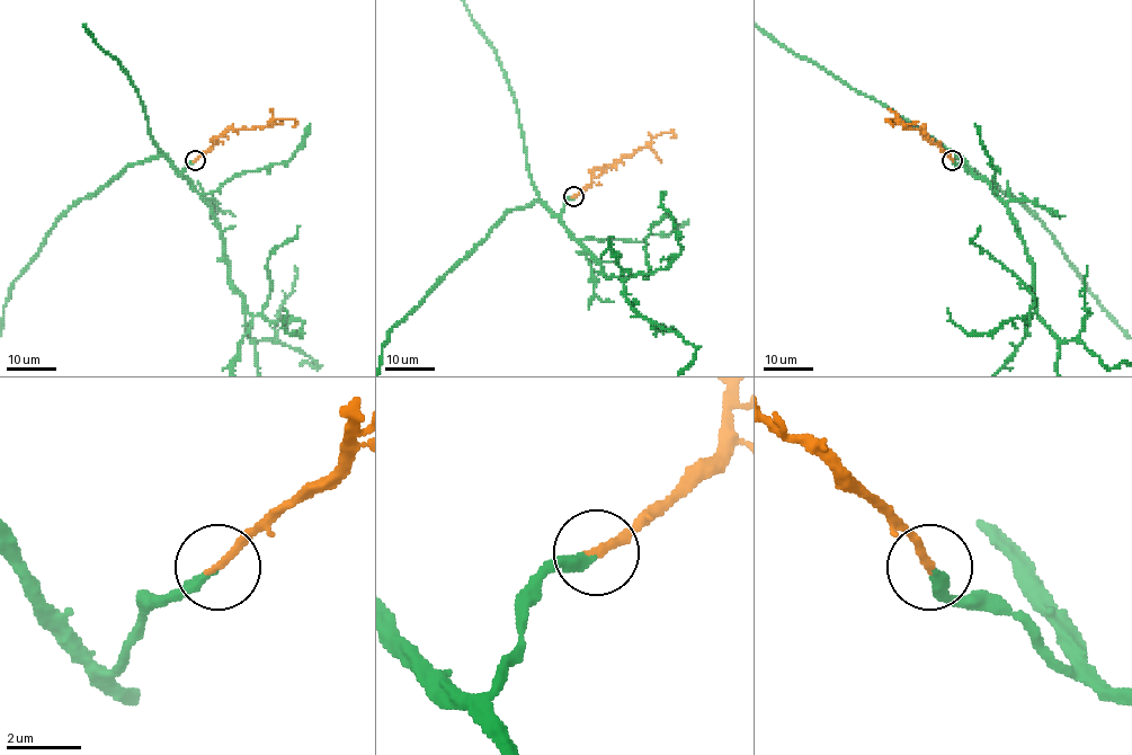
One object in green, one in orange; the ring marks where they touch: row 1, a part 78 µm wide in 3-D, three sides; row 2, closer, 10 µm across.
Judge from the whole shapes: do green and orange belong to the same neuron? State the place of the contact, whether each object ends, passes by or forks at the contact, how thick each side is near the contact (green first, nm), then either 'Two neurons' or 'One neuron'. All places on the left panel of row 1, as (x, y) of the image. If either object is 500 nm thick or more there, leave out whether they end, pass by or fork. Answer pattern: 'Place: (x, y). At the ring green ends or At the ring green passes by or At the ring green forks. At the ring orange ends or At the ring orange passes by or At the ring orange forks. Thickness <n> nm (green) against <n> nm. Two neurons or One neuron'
Place: (195, 160). At the ring green ends. At the ring orange ends. Thickness 240 nm (green) against 200 nm. One neuron

